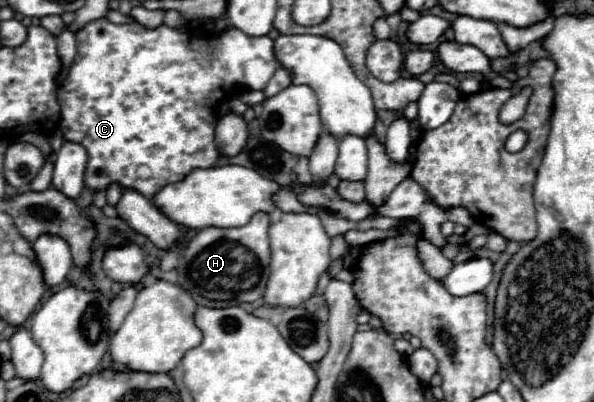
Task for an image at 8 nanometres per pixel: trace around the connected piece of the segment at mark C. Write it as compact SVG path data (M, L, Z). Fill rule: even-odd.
M97 18L89 24L85 24L81 30L75 32L77 38L77 54L73 58L73 64L69 68L67 80L59 90L59 102L61 102L61 134L63 140L67 142L77 142L81 146L85 146L87 150L87 172L85 172L85 184L91 192L101 192L107 190L111 184L119 184L121 188L129 188L129 190L137 190L139 194L145 194L145 198L151 198L155 192L159 192L163 186L177 182L181 178L185 178L191 170L195 168L211 168L215 166L217 158L219 158L219 150L215 146L215 106L219 102L219 98L225 96L227 88L253 88L253 90L263 90L269 82L269 78L273 76L273 72L279 68L279 62L273 54L273 40L269 36L247 36L237 28L227 28L221 34L213 34L213 36L199 36L195 30L185 30L179 32L175 28L169 26L159 26L159 28L143 28L141 24L133 22L133 24L111 24L107 18ZM141 168L149 168L149 176L139 176Z

